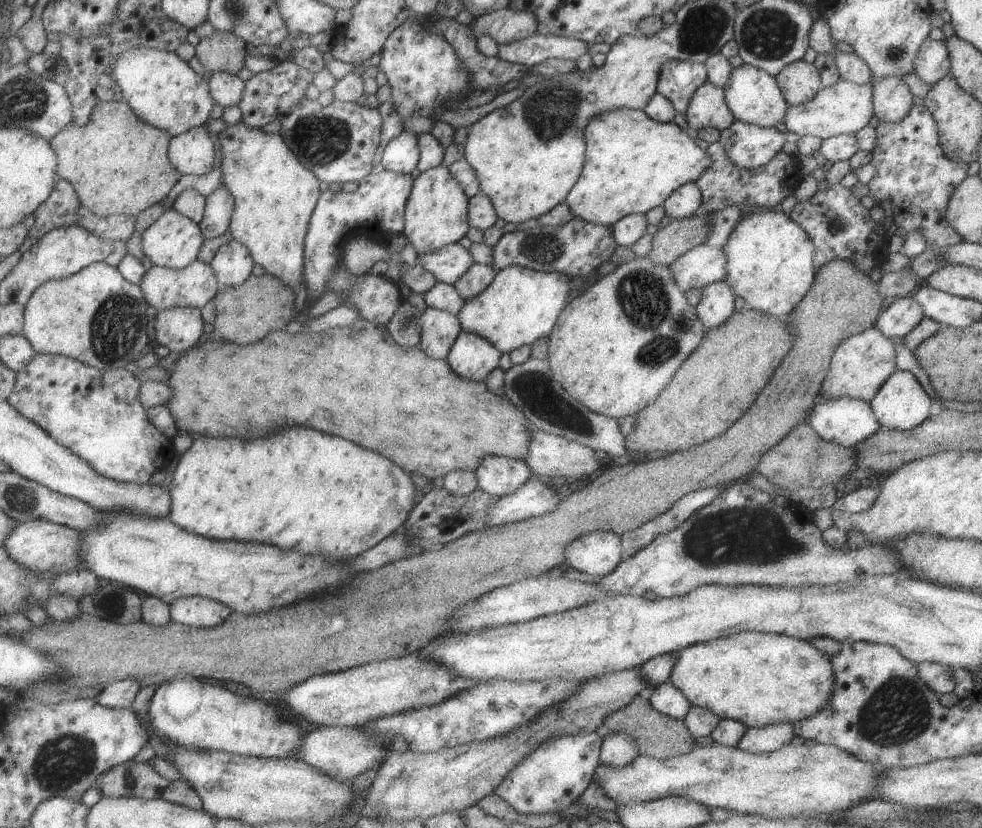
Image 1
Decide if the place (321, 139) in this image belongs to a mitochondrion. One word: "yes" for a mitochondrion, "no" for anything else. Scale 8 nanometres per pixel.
yes

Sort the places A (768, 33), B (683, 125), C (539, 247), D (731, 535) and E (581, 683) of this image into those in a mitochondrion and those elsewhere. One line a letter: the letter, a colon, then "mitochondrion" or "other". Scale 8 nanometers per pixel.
A: mitochondrion
B: other
C: mitochondrion
D: mitochondrion
E: other

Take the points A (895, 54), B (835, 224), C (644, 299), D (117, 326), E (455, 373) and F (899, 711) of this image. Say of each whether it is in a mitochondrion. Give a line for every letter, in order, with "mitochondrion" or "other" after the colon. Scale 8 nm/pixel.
A: mitochondrion
B: mitochondrion
C: mitochondrion
D: mitochondrion
E: other
F: mitochondrion

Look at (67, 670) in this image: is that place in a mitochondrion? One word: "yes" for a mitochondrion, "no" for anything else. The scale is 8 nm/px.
no

